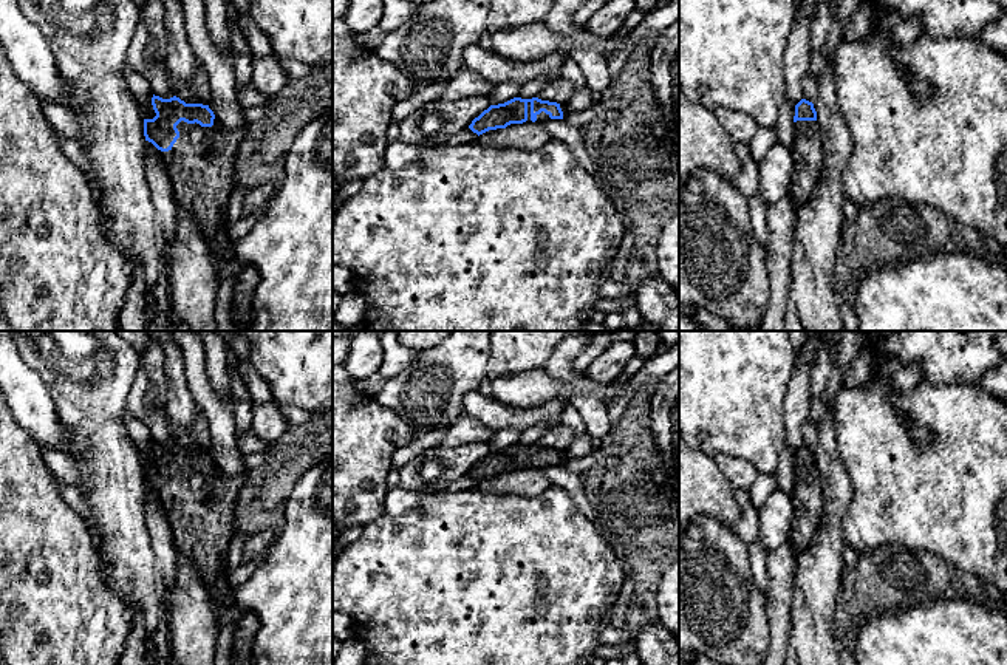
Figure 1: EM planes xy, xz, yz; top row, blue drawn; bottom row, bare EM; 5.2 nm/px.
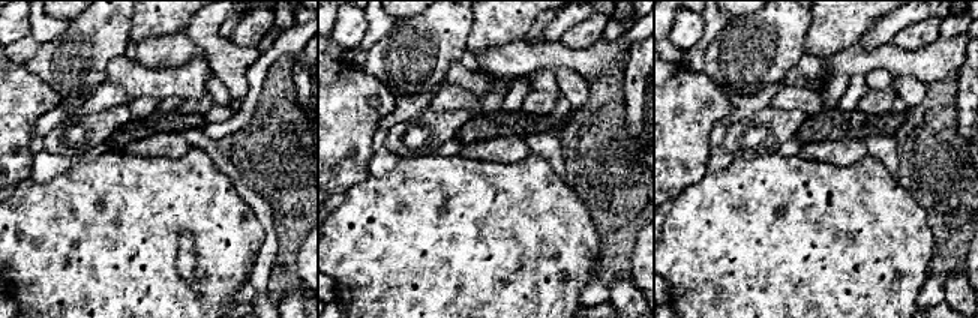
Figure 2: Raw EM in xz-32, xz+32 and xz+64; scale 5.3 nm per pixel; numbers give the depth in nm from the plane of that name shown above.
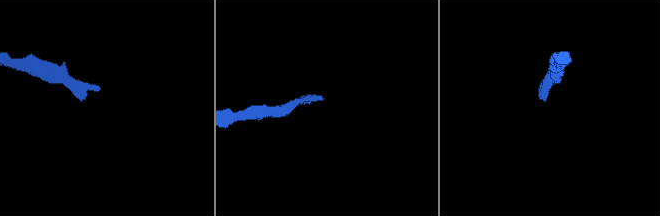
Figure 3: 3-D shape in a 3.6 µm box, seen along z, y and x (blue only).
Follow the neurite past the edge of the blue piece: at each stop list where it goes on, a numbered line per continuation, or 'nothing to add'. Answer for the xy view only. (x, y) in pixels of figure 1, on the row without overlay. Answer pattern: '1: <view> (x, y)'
1: xy (201, 511)

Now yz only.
1: yz (808, 489)

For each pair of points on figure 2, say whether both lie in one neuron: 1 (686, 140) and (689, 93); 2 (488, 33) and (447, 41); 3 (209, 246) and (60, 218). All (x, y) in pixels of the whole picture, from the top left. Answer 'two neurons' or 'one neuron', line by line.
1: one neuron
2: two neurons
3: one neuron

